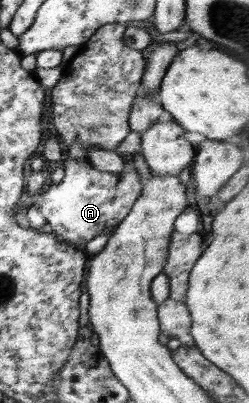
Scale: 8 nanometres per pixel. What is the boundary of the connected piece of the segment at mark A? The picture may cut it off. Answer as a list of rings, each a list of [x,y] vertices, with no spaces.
[[[66,157],[64,177],[58,184],[51,184],[37,196],[32,205],[40,211],[47,221],[47,230],[57,242],[73,245],[87,244],[101,233],[111,234],[117,224],[130,213],[142,190],[139,172],[133,161],[125,161],[119,173],[99,171],[86,160]]]

